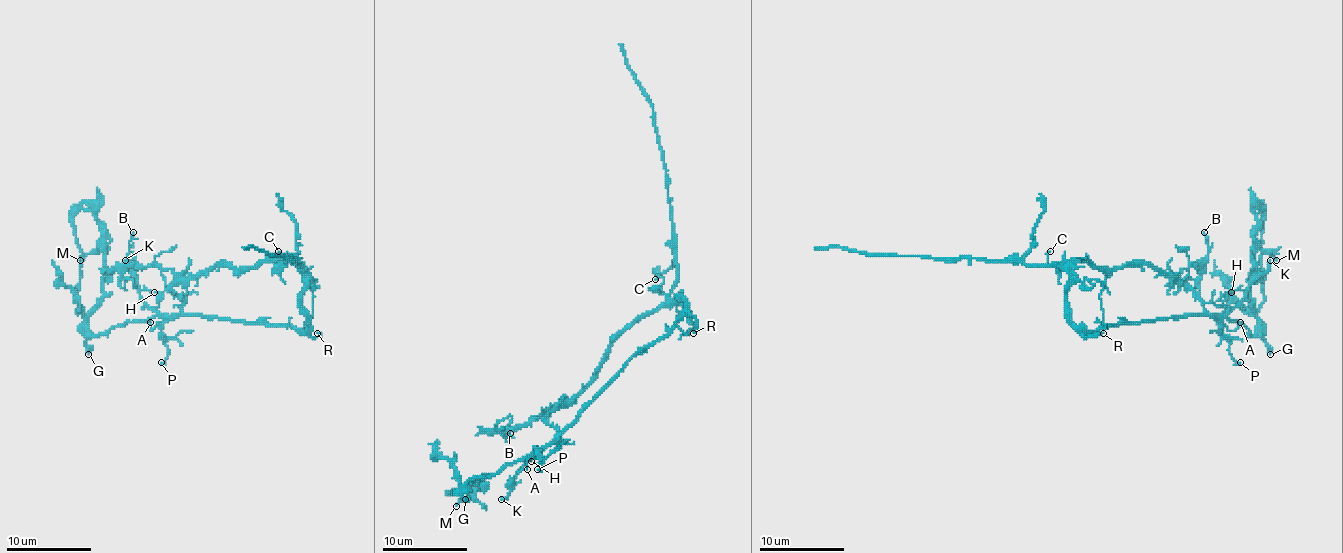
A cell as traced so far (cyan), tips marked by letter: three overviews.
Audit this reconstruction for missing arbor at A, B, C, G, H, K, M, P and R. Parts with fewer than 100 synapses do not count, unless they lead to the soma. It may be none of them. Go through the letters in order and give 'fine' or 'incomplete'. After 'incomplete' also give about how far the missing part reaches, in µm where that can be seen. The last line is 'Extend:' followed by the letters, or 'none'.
A: fine
B: fine
C: fine
G: fine
H: fine
K: fine
M: fine
P: fine
R: incomplete | 40 µm
Extend: R

